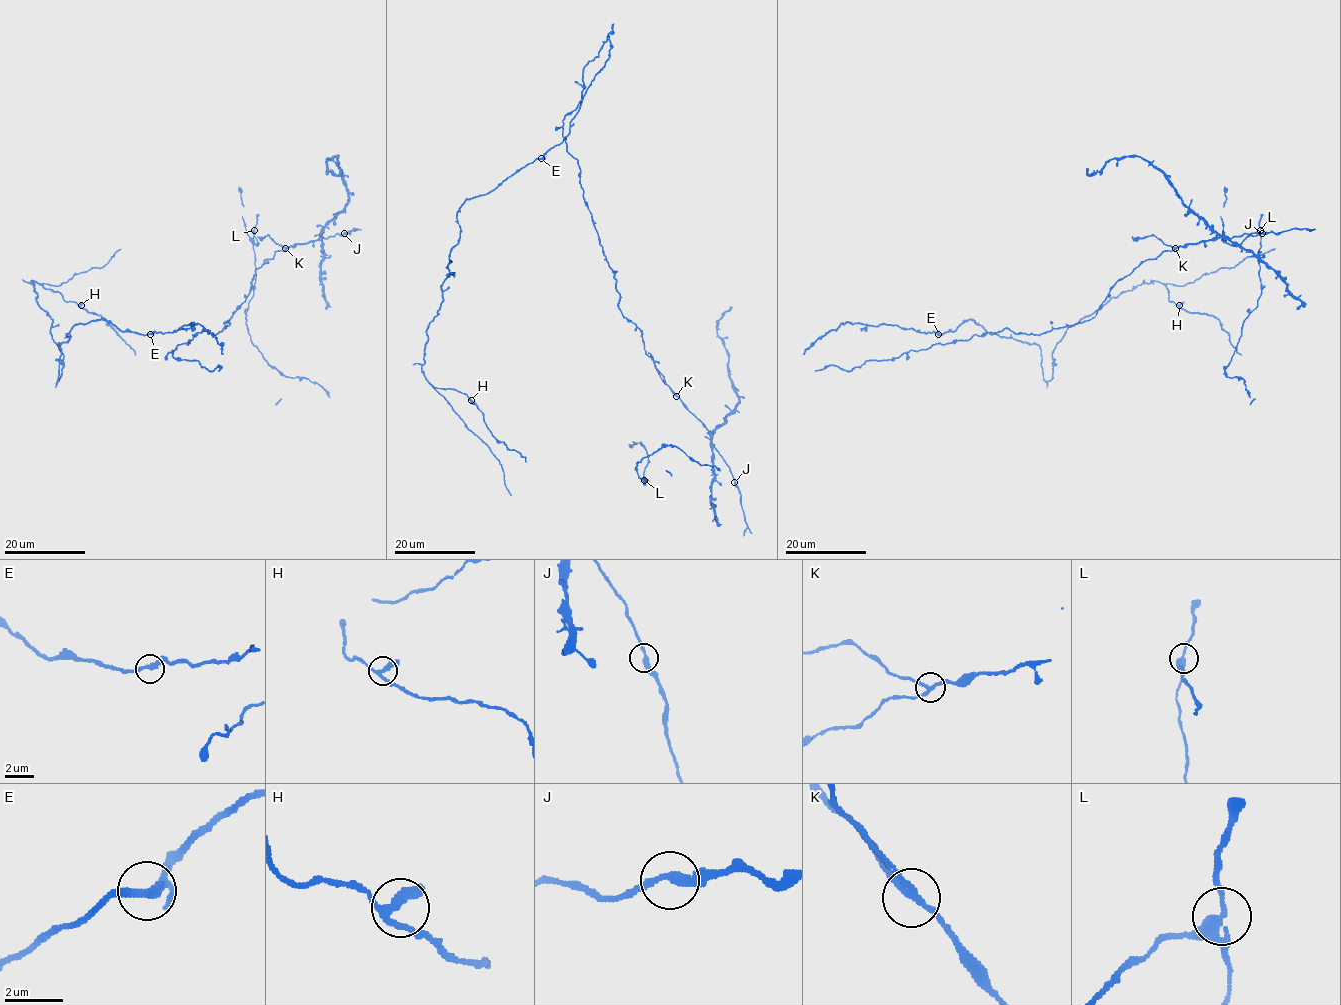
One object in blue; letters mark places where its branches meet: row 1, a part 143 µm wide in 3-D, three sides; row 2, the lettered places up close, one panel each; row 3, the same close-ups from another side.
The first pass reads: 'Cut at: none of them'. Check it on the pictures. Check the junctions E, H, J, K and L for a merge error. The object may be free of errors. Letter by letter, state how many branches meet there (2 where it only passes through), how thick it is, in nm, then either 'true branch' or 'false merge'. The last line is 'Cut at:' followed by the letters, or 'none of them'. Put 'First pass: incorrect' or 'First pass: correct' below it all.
E: 3 branches meet; 240 nm thick; true branch
H: 3 branches meet; 240 nm thick; true branch
J: 2 branches meet; 280 nm thick; true branch
K: 3 branches meet; 200 nm thick; true branch
L: 3 branches meet; 280 nm thick; true branch
Cut at: none of them
First pass: correct

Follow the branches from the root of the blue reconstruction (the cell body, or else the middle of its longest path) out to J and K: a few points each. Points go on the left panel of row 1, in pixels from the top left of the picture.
J: (189, 340), (204, 328), (216, 334), (229, 325), (228, 320), (249, 293), (255, 271), (276, 251), (344, 233)
K: (189, 340), (204, 328), (216, 334), (229, 325), (228, 320), (249, 293), (255, 271), (276, 251), (285, 248)

